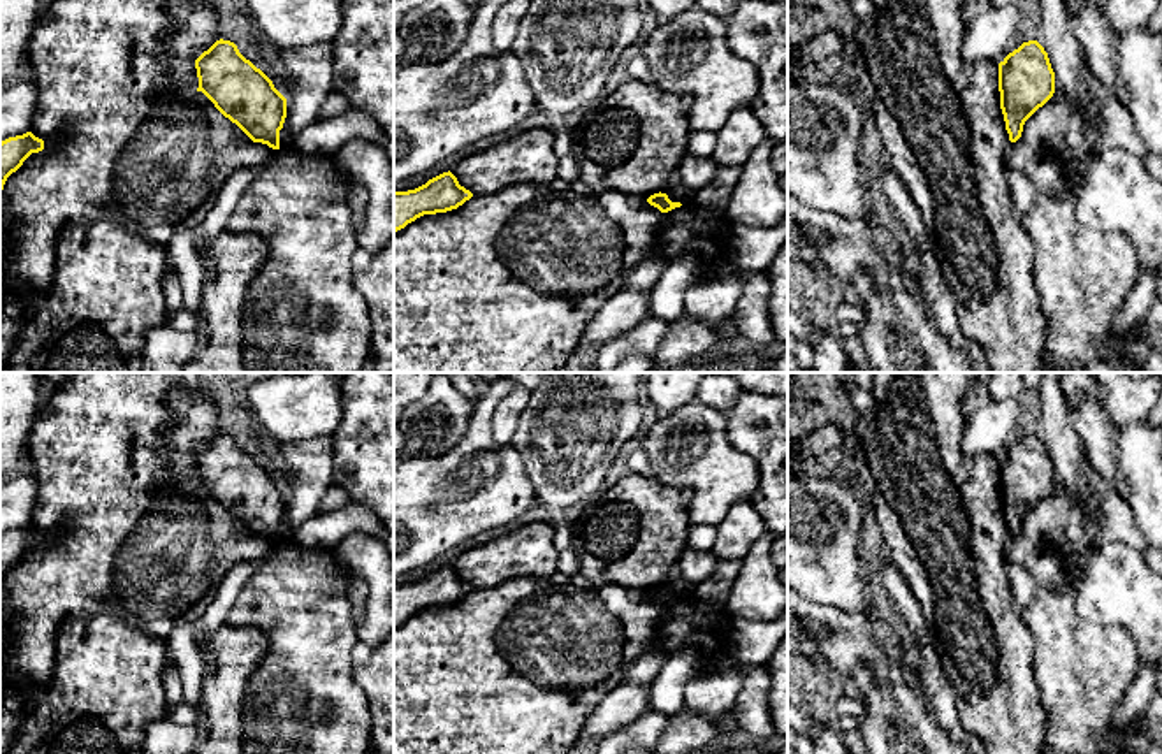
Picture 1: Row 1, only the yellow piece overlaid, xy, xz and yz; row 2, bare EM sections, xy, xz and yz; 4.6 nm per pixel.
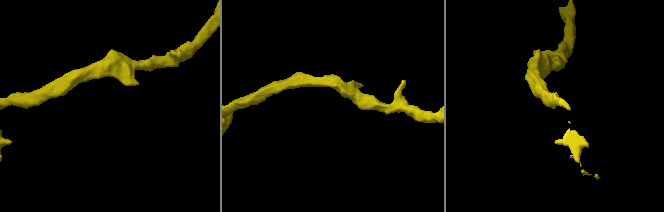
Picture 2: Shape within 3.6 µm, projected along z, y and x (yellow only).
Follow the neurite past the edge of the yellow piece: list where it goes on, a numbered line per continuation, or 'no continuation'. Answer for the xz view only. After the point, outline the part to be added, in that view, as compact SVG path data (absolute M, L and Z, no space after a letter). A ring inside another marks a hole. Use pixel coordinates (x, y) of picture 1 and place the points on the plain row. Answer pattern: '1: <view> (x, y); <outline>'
no continuation

